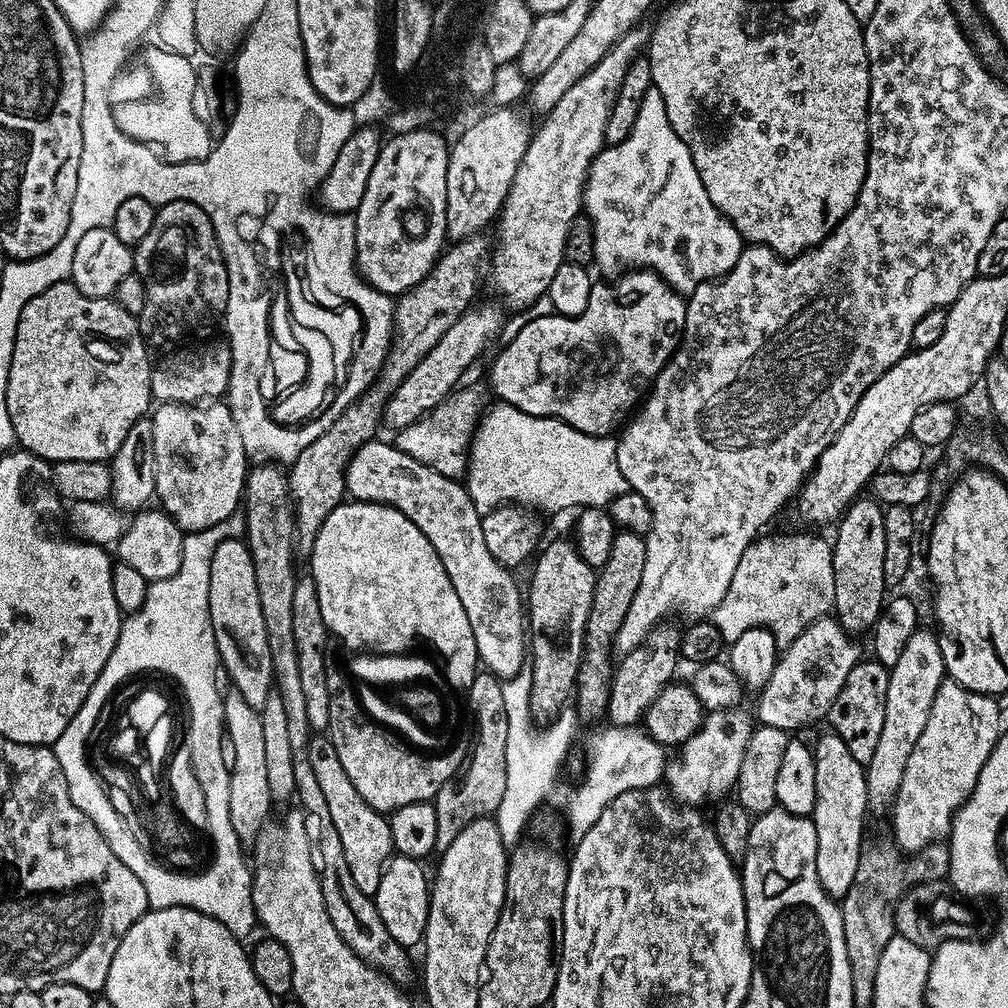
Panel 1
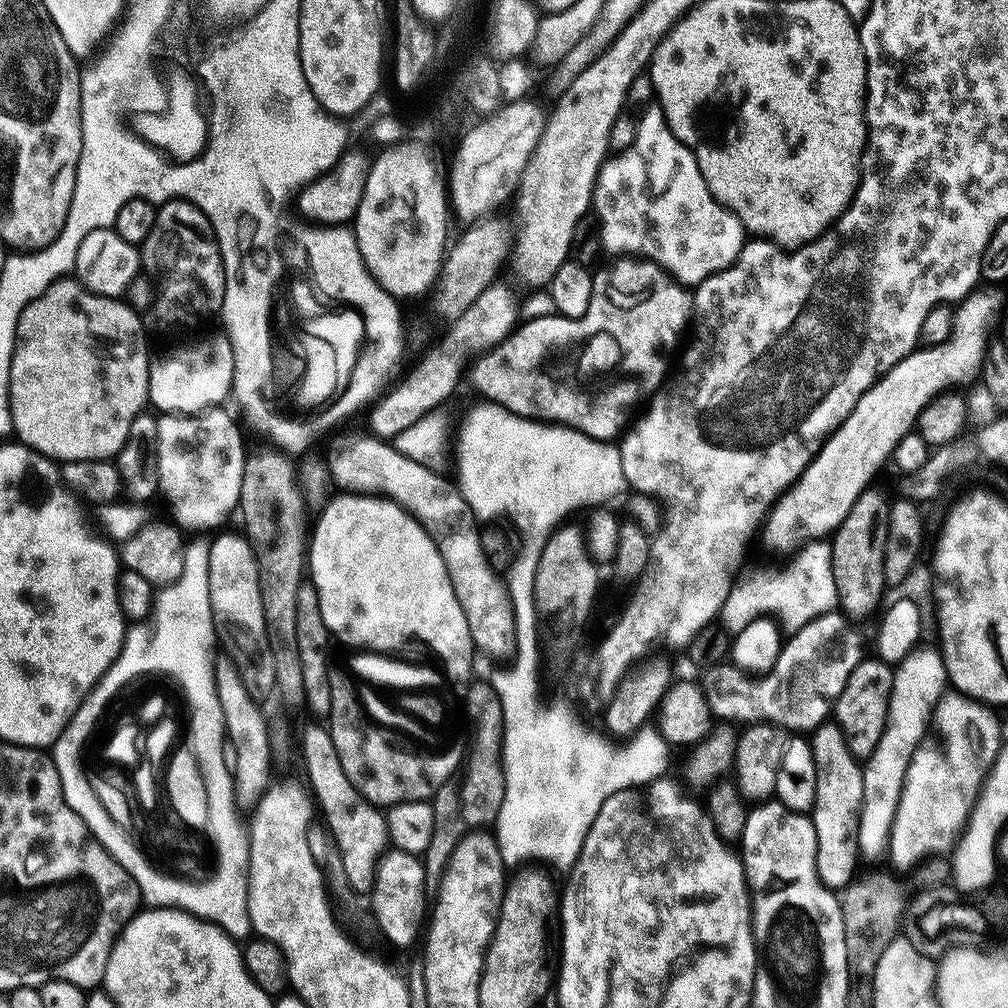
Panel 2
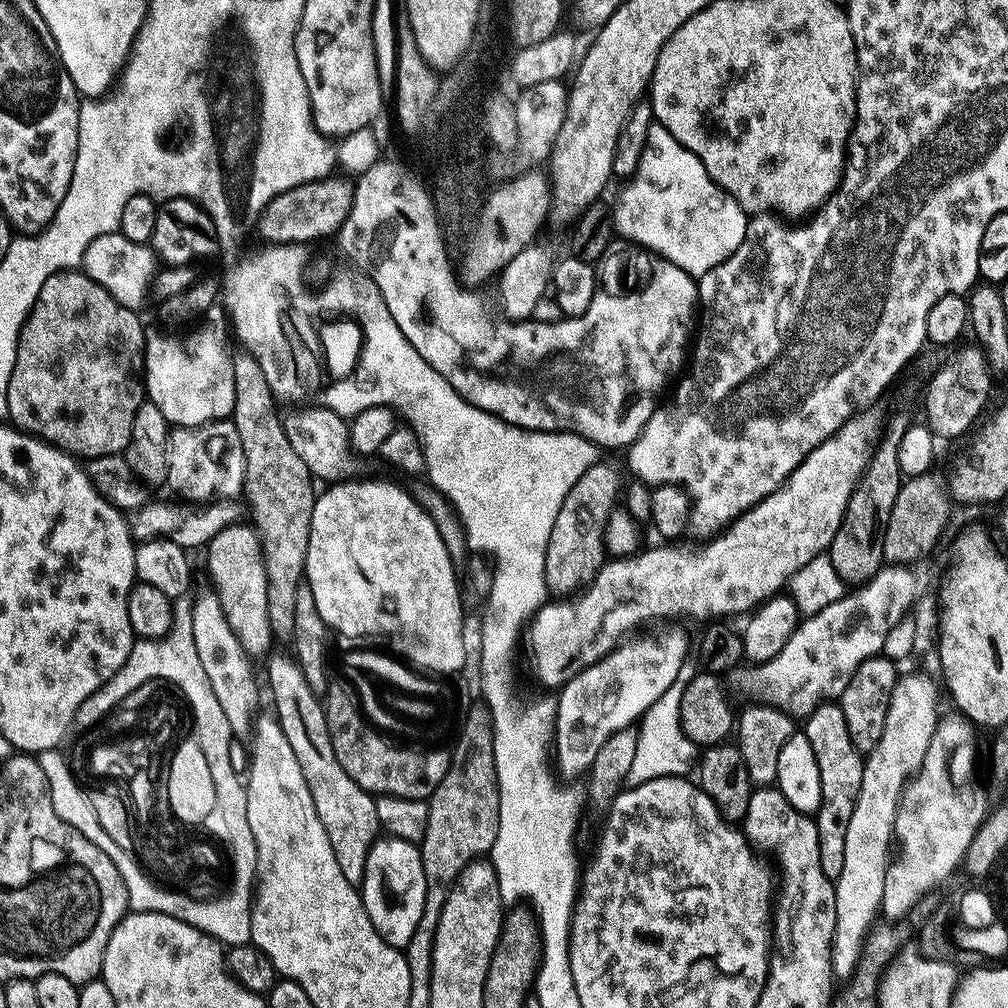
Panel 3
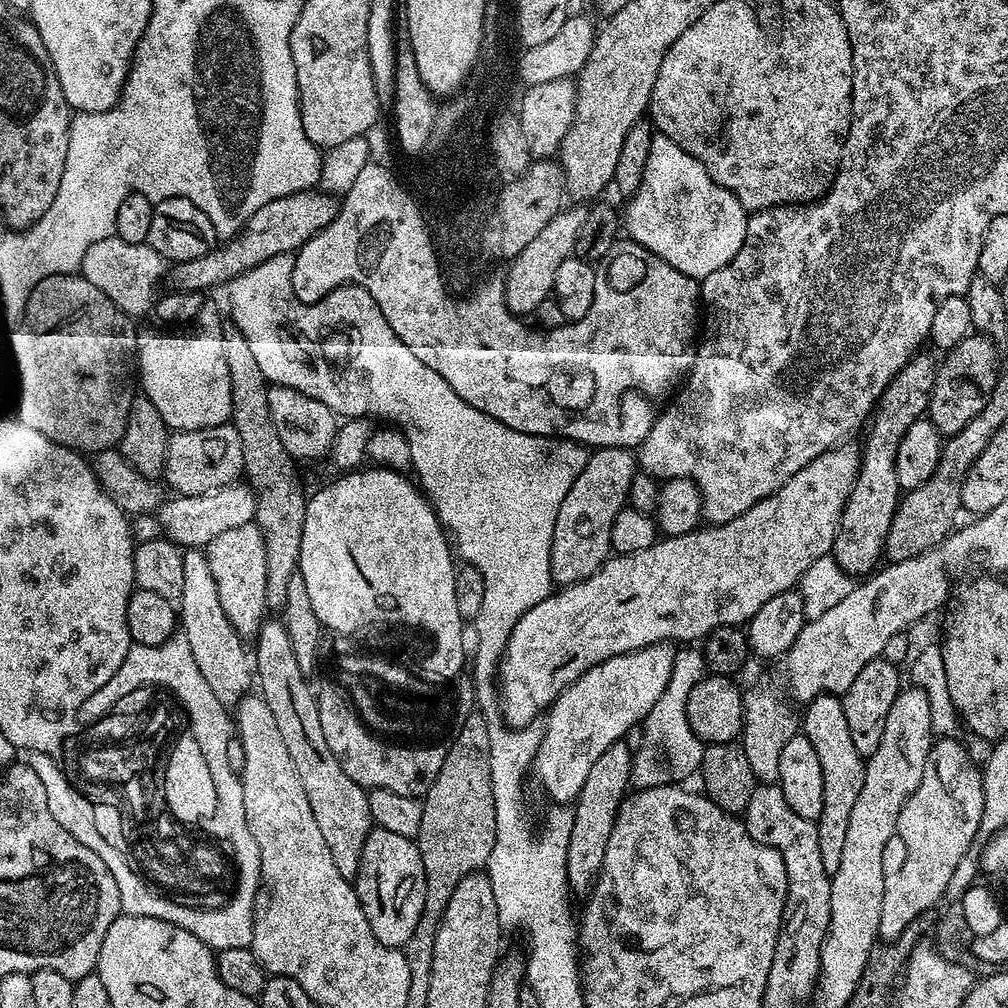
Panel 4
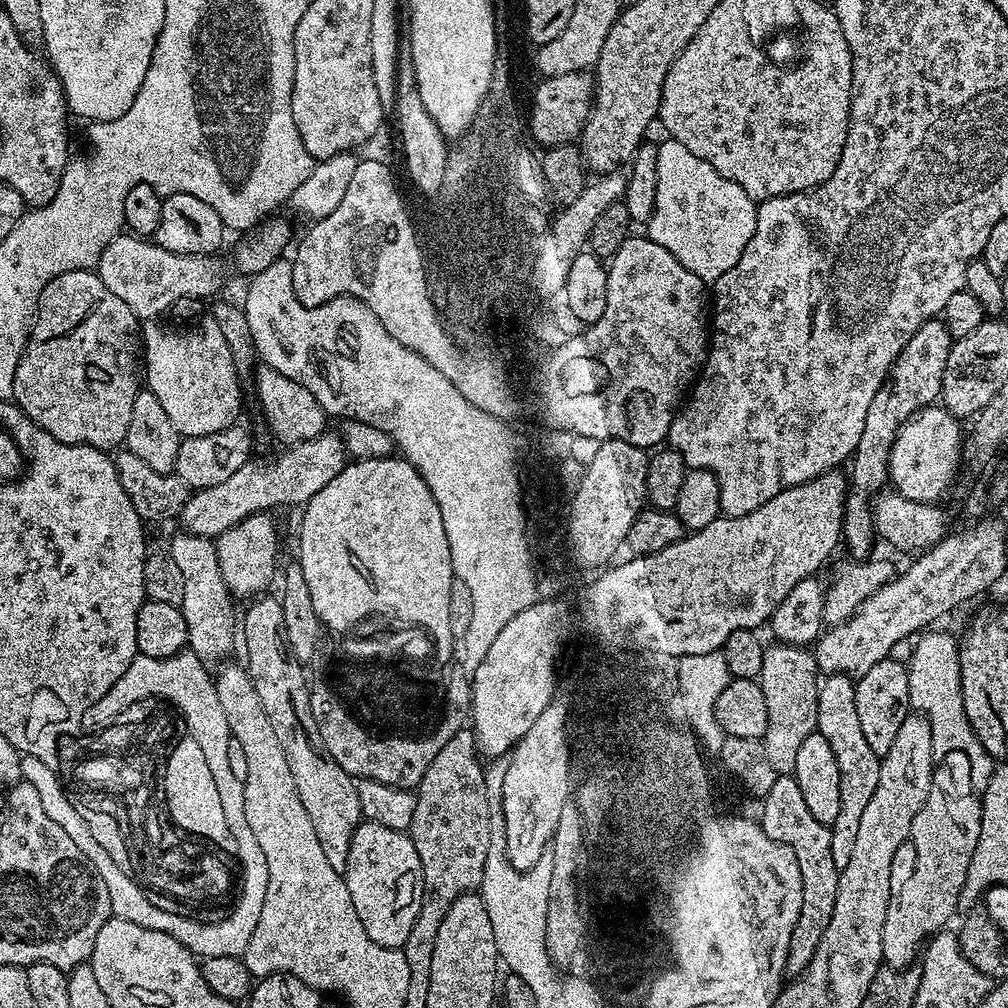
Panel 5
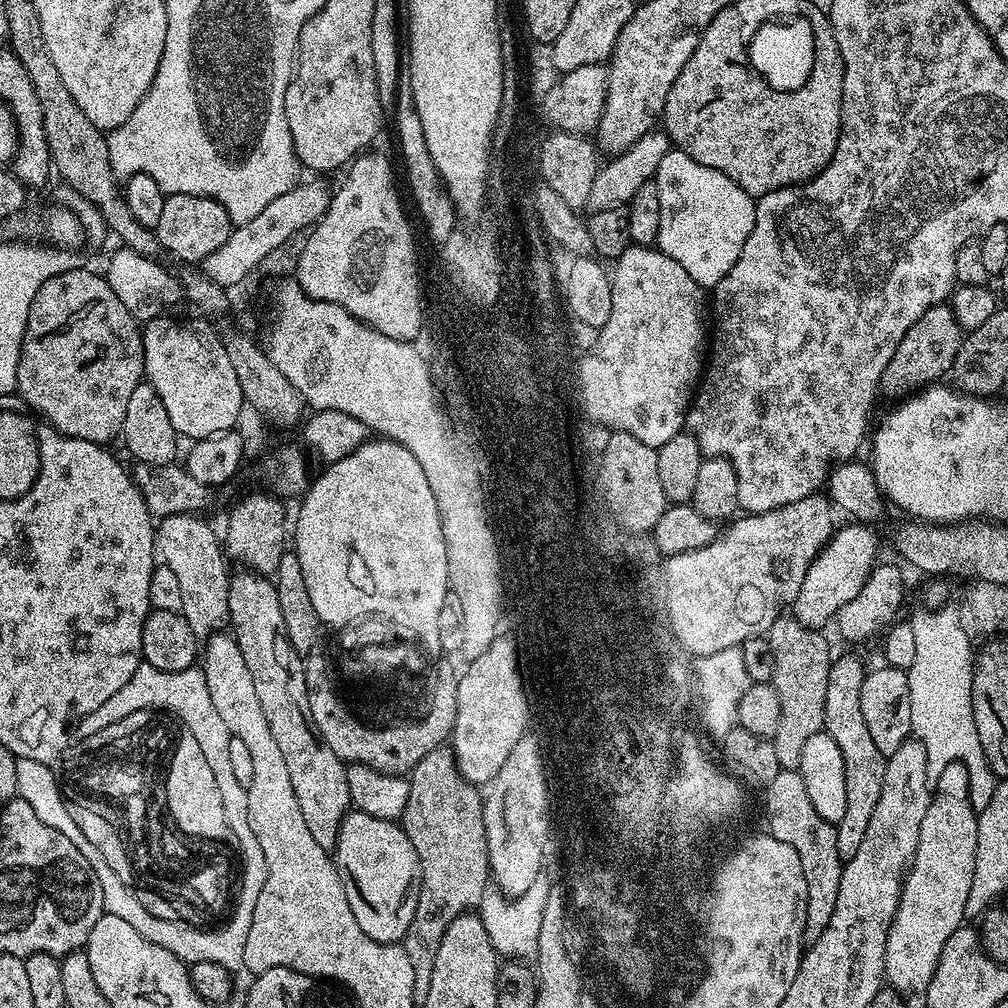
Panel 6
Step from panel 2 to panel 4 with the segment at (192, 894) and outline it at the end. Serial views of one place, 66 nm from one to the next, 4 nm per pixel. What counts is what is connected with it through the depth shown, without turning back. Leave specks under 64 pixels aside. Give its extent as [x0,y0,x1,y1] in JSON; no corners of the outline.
[30,634,260,950]

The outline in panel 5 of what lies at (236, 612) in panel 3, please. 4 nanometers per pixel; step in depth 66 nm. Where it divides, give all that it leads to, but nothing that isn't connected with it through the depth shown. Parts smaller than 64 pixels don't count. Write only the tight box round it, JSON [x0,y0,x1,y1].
[215,512,280,597]

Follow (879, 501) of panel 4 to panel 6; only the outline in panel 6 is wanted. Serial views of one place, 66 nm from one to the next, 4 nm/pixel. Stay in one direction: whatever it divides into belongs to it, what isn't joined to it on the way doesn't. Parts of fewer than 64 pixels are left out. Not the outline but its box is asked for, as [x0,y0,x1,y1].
[880,303,965,398]

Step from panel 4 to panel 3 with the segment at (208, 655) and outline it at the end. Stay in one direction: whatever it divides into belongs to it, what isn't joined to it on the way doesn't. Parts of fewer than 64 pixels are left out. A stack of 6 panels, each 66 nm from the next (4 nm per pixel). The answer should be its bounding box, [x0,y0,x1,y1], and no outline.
[192,591,260,742]

